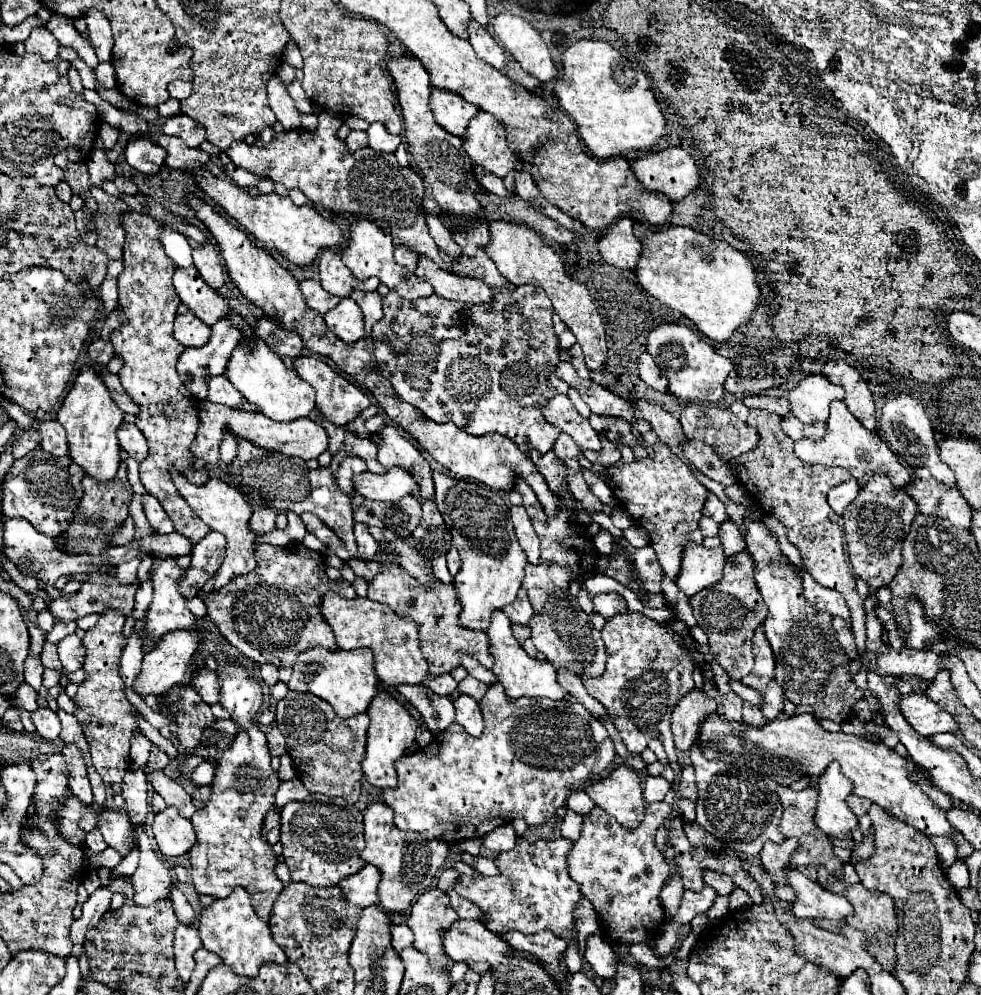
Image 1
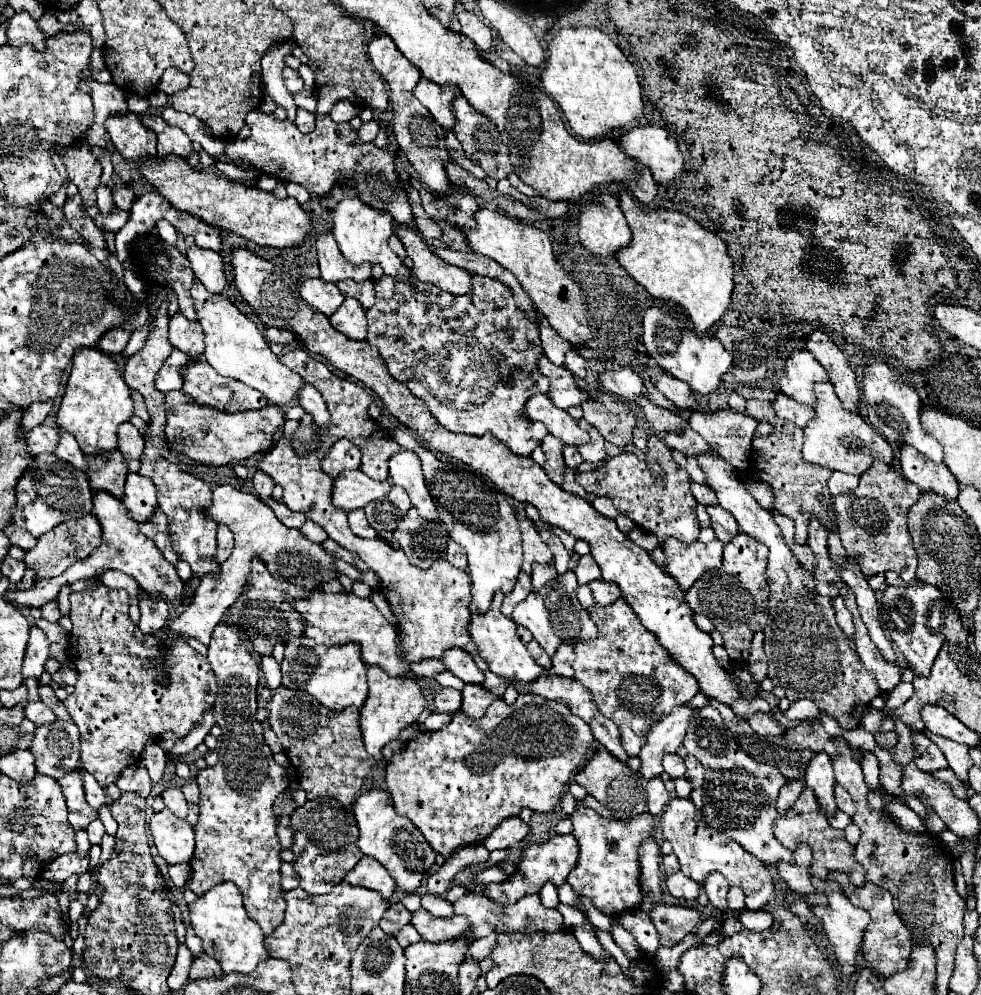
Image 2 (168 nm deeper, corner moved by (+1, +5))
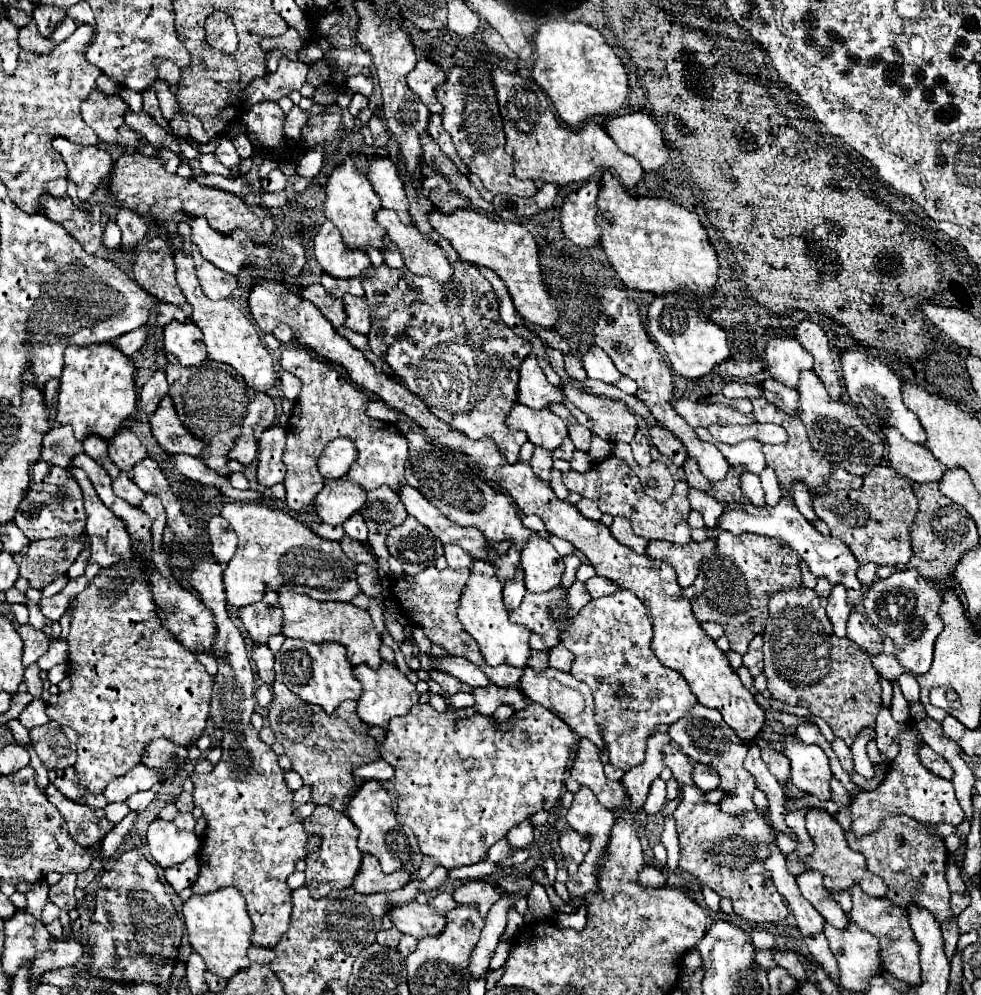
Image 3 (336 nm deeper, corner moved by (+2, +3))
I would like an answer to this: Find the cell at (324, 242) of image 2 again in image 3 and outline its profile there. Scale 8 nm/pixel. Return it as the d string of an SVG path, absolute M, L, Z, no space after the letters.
M328 220L314 238L314 254L322 270L334 278L356 278L370 266L366 252L356 250L356 254L348 254L348 250L344 250L340 232Z

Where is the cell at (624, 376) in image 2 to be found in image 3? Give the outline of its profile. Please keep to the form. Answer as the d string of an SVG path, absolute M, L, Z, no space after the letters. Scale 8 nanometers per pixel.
M594 346L592 350L588 350L584 354L582 366L584 366L584 370L586 370L590 380L600 380L600 382L606 382L606 384L616 384L622 378L622 374L616 370L616 366L610 360L610 356L602 348L598 348L598 346Z

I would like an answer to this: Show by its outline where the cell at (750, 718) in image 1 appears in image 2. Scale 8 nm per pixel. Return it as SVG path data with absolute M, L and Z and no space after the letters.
M763 712L753 714L747 722L759 736L781 736L781 730L783 730L769 714L763 714Z

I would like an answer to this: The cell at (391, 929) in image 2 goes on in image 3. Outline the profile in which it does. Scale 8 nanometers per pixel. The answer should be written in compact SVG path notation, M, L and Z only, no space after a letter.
M390 928L390 930L380 930L378 932L378 938L376 942L382 944L382 946L390 946L390 948L396 948L398 946L398 940L400 940L400 932L396 928Z

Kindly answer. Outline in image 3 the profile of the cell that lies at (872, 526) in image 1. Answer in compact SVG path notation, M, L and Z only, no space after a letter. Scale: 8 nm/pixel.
M874 466L866 476L864 484L858 490L844 490L844 492L824 492L812 500L814 512L820 520L824 520L832 532L832 536L840 538L856 556L860 564L876 564L876 566L894 566L904 568L912 558L912 542L910 542L910 526L916 518L918 498L908 484L906 478L898 476L896 470L890 466Z

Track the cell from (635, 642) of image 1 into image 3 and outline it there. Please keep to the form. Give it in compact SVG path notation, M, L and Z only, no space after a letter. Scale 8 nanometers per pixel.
M622 588L610 596L592 598L578 612L574 626L564 630L560 638L562 644L570 648L570 652L576 656L570 674L592 688L596 718L600 718L600 724L604 728L604 740L610 754L610 764L622 768L624 772L644 760L646 740L654 728L658 728L660 724L674 724L678 718L682 718L688 710L692 710L698 704L698 698L690 690L688 682L684 682L684 678L676 670L666 668L654 656L654 652L650 650L650 638L652 638L652 624L644 604L632 592Z

